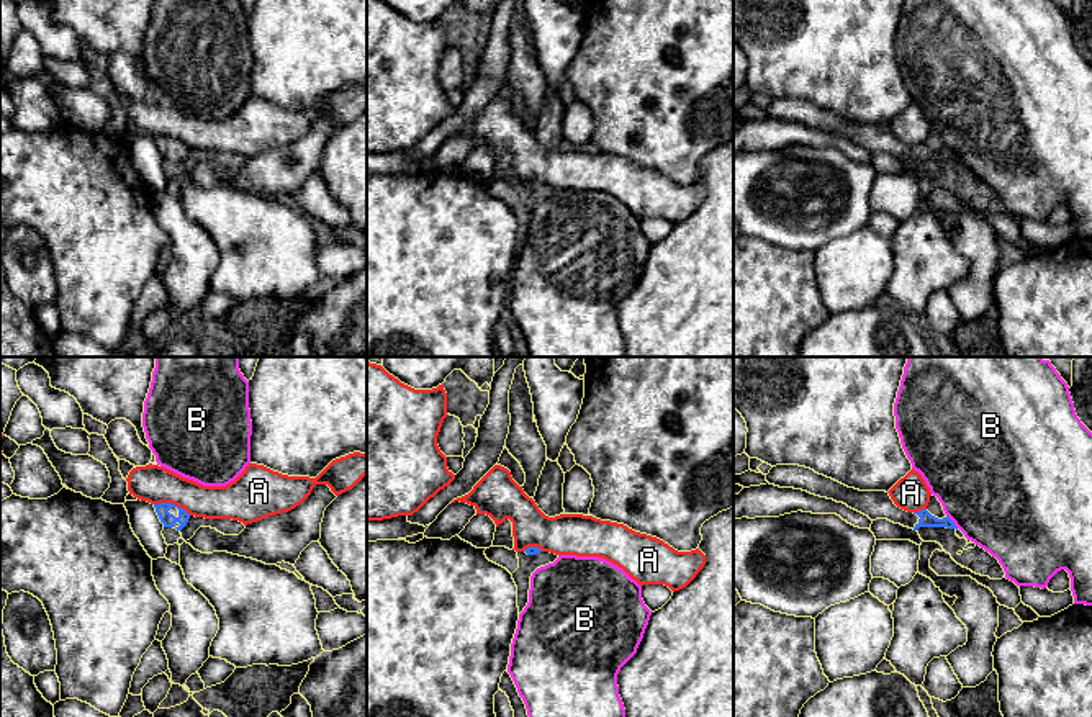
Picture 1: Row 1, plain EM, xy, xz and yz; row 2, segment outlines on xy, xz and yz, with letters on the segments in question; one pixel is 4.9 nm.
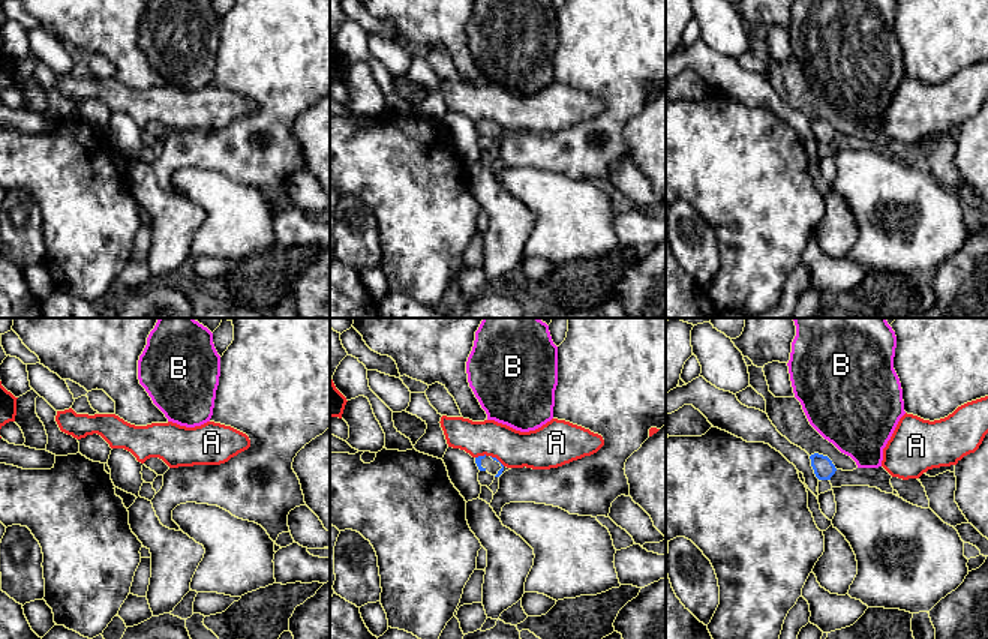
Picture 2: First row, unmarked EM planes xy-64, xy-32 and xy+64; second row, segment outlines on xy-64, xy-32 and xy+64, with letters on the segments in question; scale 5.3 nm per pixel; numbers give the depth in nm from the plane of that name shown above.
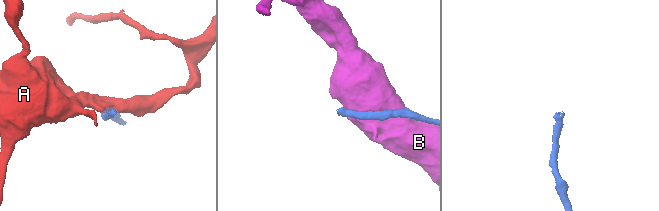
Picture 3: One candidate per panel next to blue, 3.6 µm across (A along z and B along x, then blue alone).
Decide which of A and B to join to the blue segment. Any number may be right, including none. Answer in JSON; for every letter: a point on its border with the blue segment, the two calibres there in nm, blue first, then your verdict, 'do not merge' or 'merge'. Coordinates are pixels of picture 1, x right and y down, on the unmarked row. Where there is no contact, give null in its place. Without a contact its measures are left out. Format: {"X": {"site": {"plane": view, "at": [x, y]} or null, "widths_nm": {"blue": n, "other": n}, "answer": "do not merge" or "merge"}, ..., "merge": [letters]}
{"A": {"site": {"plane": "xy", "at": [171, 136]}, "widths_nm": {"blue": 70, "other": 190}, "answer": "do not merge"}, "B": {"site": {"plane": "yz", "at": [952, 154]}, "widths_nm": {"blue": 70, "other": 500}, "answer": "do not merge"}, "merge": []}

